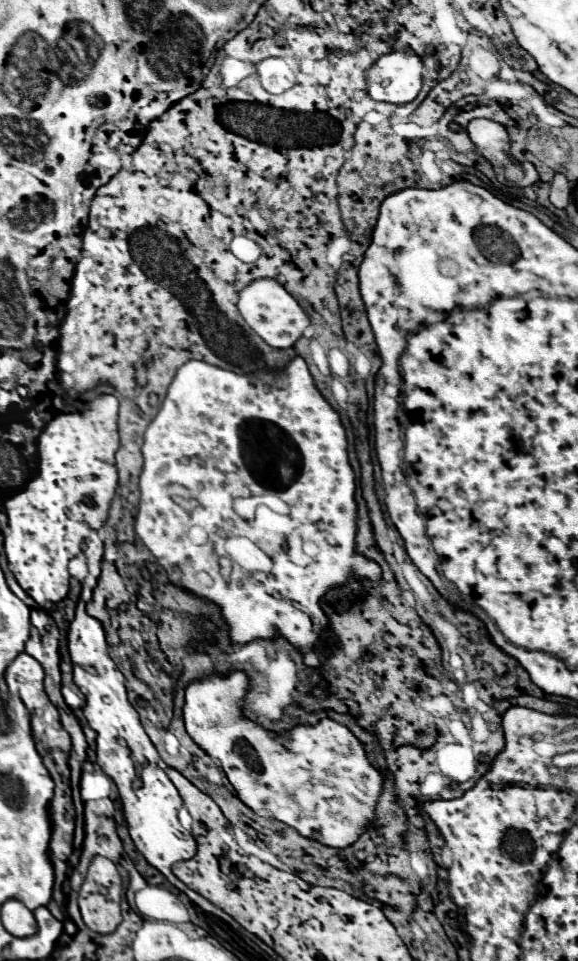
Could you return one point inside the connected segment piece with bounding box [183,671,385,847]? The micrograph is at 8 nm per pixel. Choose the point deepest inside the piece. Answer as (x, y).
(318, 779)

